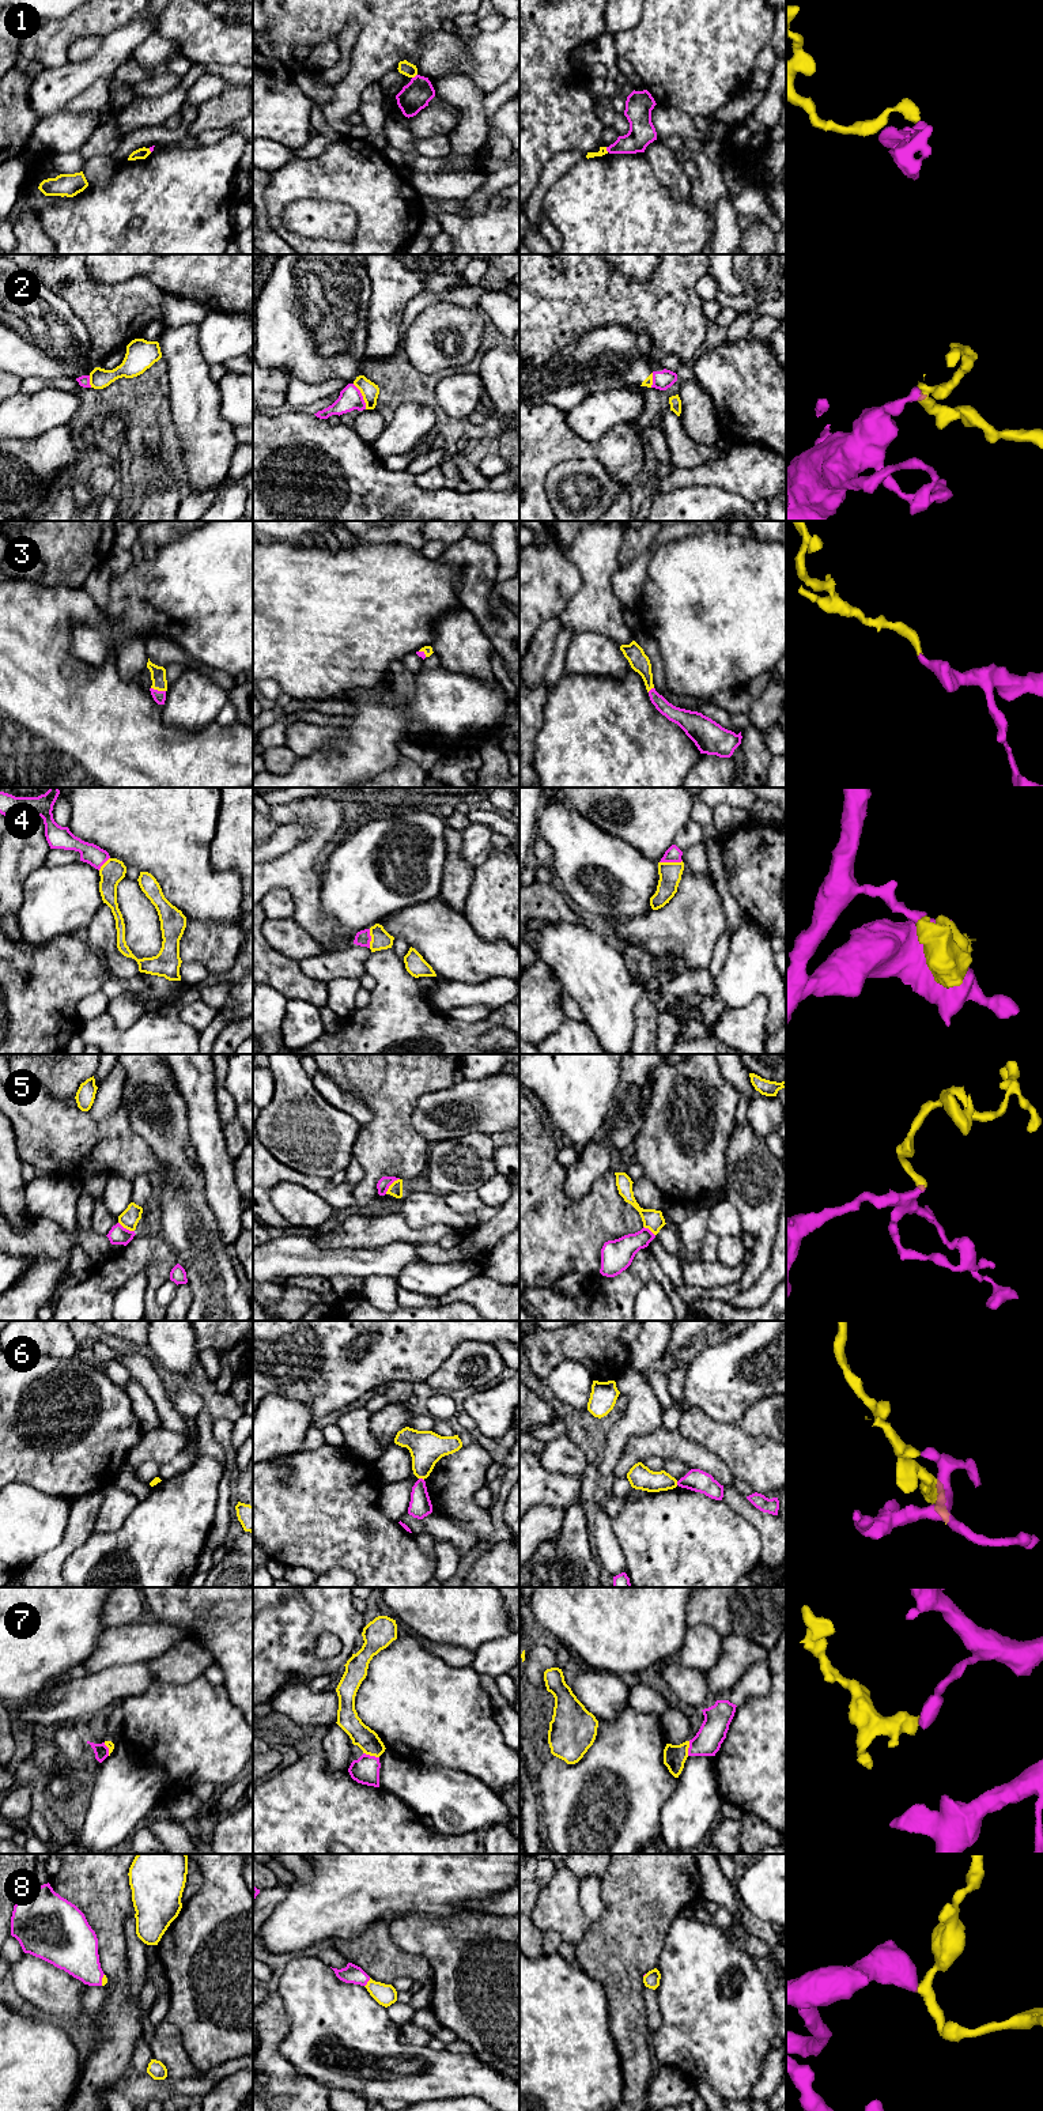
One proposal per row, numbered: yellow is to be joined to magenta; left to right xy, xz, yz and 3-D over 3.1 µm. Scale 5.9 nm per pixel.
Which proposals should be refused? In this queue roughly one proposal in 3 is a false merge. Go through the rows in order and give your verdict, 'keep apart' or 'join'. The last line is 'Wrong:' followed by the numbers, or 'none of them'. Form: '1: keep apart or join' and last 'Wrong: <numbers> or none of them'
1: keep apart
2: keep apart
3: join
4: keep apart
5: keep apart
6: keep apart
7: keep apart
8: join
Wrong: 1, 2, 4, 5, 6, 7

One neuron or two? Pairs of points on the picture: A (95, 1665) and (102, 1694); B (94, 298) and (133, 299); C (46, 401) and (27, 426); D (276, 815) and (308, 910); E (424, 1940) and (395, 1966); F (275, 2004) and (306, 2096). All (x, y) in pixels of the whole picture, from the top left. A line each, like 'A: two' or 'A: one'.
A: two
B: one
C: one
D: one
E: two
F: one

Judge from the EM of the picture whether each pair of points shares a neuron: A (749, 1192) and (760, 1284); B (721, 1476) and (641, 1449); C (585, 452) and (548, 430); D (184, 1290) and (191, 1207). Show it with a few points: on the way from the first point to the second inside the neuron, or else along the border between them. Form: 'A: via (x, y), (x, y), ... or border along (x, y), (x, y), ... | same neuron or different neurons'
A: border along (771, 1247), (768, 1265), (751, 1287), (740, 1292) | different neurons
B: via (700, 1458), (681, 1449), (661, 1447) | same neuron
C: via (575, 446), (562, 444), (558, 440) | same neuron
D: border along (186, 1283), (192, 1292), (191, 1306) | different neurons

